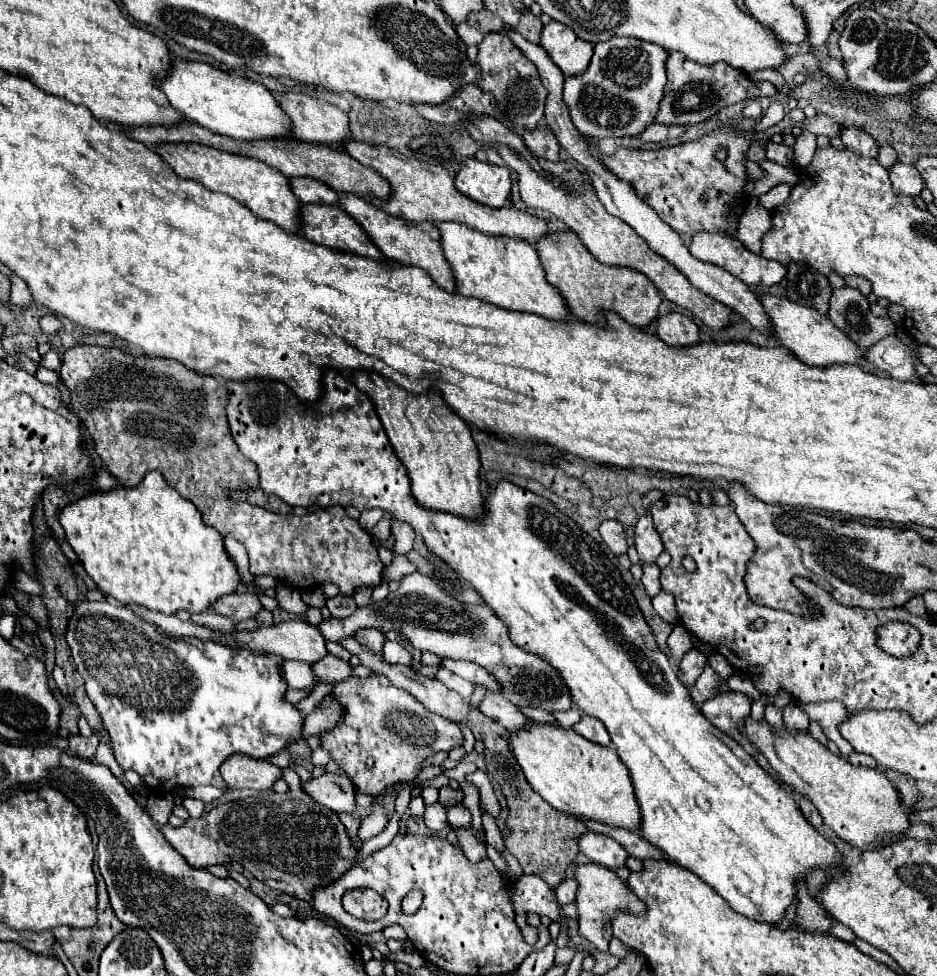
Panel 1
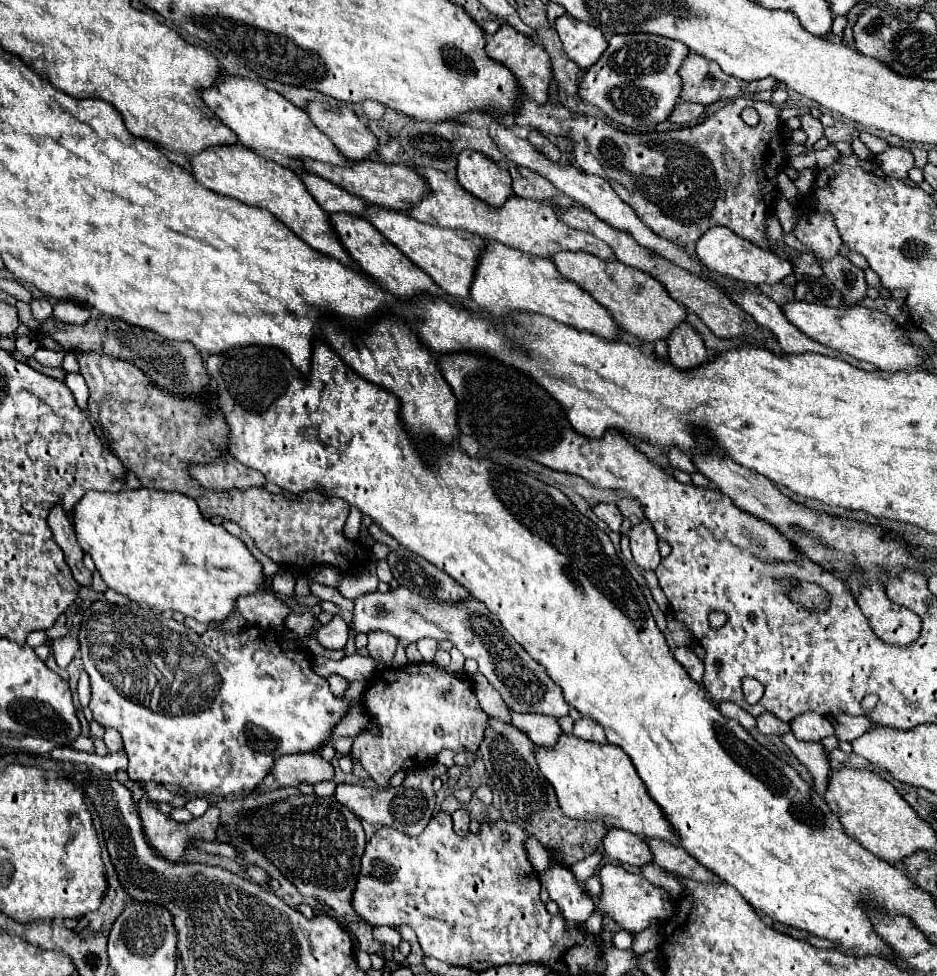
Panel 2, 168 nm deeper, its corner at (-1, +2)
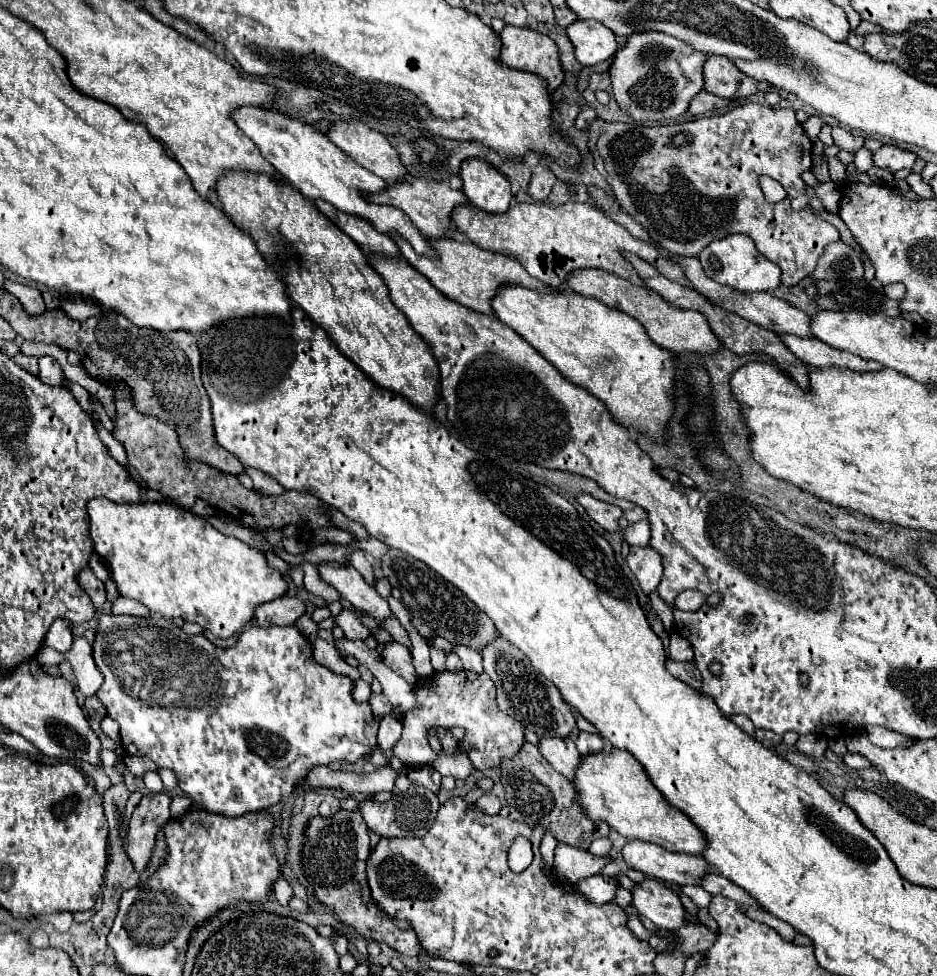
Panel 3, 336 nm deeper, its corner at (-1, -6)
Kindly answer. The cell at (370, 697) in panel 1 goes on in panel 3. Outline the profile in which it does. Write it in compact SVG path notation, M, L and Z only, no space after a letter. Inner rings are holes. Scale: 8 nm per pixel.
M470 671L460 673L434 673L428 679L418 679L414 685L416 707L402 717L402 737L394 745L392 755L402 761L406 767L424 767L436 761L436 753L428 745L428 731L432 727L462 727L466 731L460 741L460 749L468 755L474 769L486 771L498 767L502 755L514 755L524 743L524 727L520 721L502 713L496 707L496 687L486 673L476 675Z

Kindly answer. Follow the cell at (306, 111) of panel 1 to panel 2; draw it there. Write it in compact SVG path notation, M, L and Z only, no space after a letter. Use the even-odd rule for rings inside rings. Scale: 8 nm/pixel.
M314 101L306 111L314 125L320 127L350 161L364 161L378 151L378 137L352 109Z

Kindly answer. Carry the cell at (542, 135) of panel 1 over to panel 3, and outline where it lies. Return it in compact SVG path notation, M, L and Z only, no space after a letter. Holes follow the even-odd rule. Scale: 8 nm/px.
M536 165L532 169L532 181L528 185L528 193L536 201L546 201L546 197L552 193L552 187L554 187L556 181L558 179L556 179L556 175L550 169L546 169L542 165Z

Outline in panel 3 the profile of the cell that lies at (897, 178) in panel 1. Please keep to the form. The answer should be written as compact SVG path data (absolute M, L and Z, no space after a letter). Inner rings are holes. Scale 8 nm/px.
M882 145L880 151L874 153L874 163L880 169L888 169L890 173L896 173L900 169L912 169L916 155L904 149L898 149L894 145Z

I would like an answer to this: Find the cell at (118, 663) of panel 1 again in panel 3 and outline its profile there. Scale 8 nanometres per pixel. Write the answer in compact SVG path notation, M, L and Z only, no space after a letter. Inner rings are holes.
M102 613L98 627L96 627L96 637L92 643L92 657L100 673L104 675L102 687L96 691L96 697L106 709L106 715L112 717L120 725L120 737L122 737L122 747L128 755L140 755L140 757L150 757L158 767L168 767L178 775L178 787L198 805L208 809L210 813L220 813L228 817L244 815L250 811L260 811L268 809L270 805L276 805L280 797L290 795L294 787L304 779L304 775L316 767L316 765L328 765L332 761L358 761L360 757L372 753L376 747L376 731L378 723L374 721L370 705L358 705L352 701L352 679L336 675L328 671L326 667L318 665L312 655L310 641L304 639L304 635L294 627L256 627L248 625L242 633L240 639L236 641L234 647L220 649L214 643L210 643L204 635L186 635L178 625L172 621L166 621L162 617L132 617L132 615L112 615L112 613Z

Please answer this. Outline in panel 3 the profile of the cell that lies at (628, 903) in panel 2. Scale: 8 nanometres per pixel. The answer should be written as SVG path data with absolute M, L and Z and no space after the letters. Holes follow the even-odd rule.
M644 879L632 889L632 907L664 931L678 929L688 921L680 897L654 879Z

